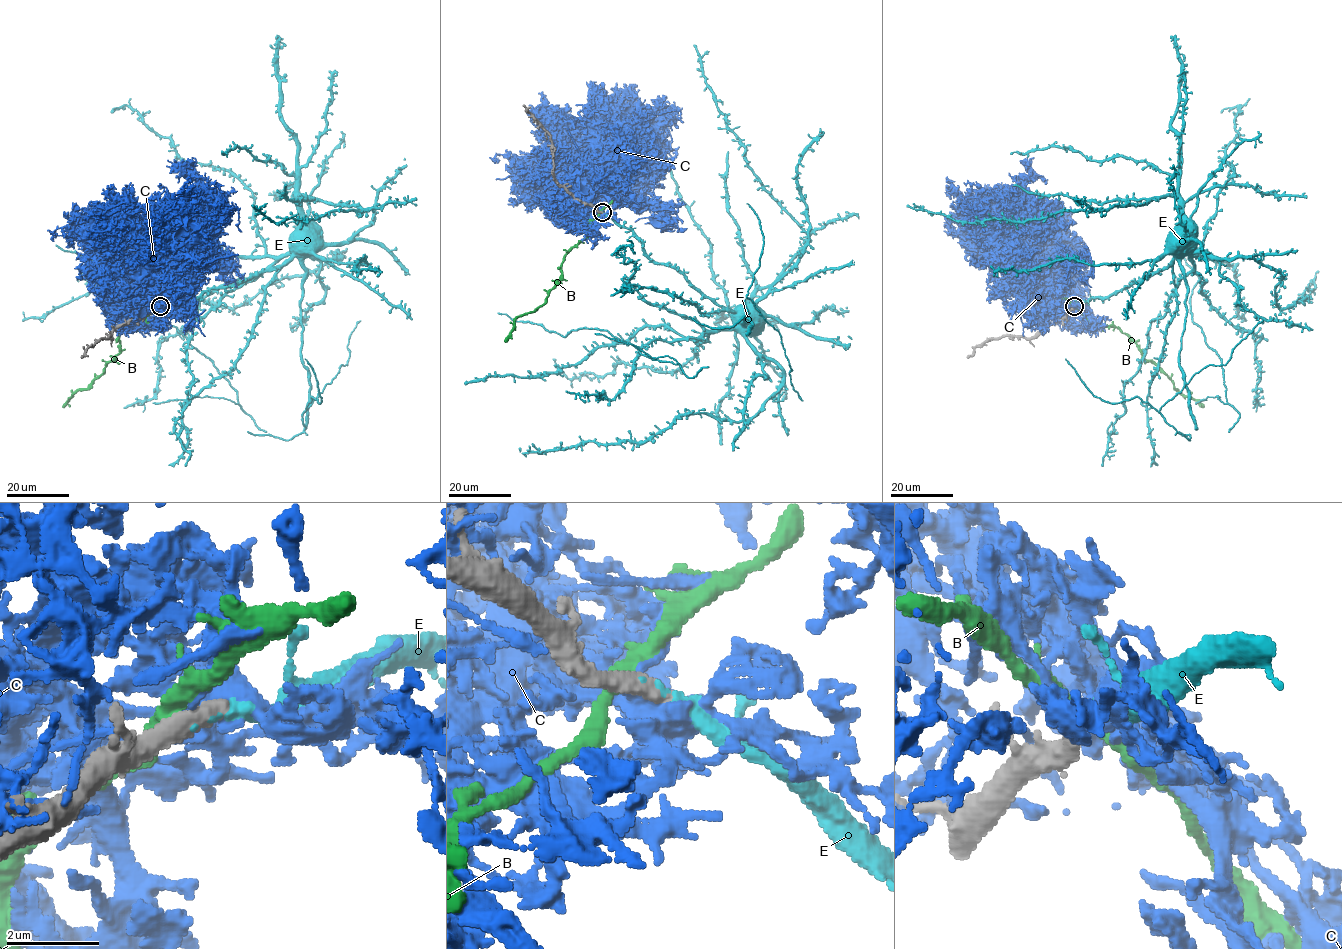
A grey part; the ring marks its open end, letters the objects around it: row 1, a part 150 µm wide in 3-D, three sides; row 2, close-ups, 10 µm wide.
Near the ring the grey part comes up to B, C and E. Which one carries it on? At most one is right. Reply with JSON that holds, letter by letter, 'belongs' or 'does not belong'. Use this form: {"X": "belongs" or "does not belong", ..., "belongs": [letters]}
{"B": "does not belong", "C": "does not belong", "E": "belongs", "belongs": ["E"]}

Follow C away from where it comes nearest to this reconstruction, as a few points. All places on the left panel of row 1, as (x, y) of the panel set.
C: (160, 306), (152, 293), (159, 245)

